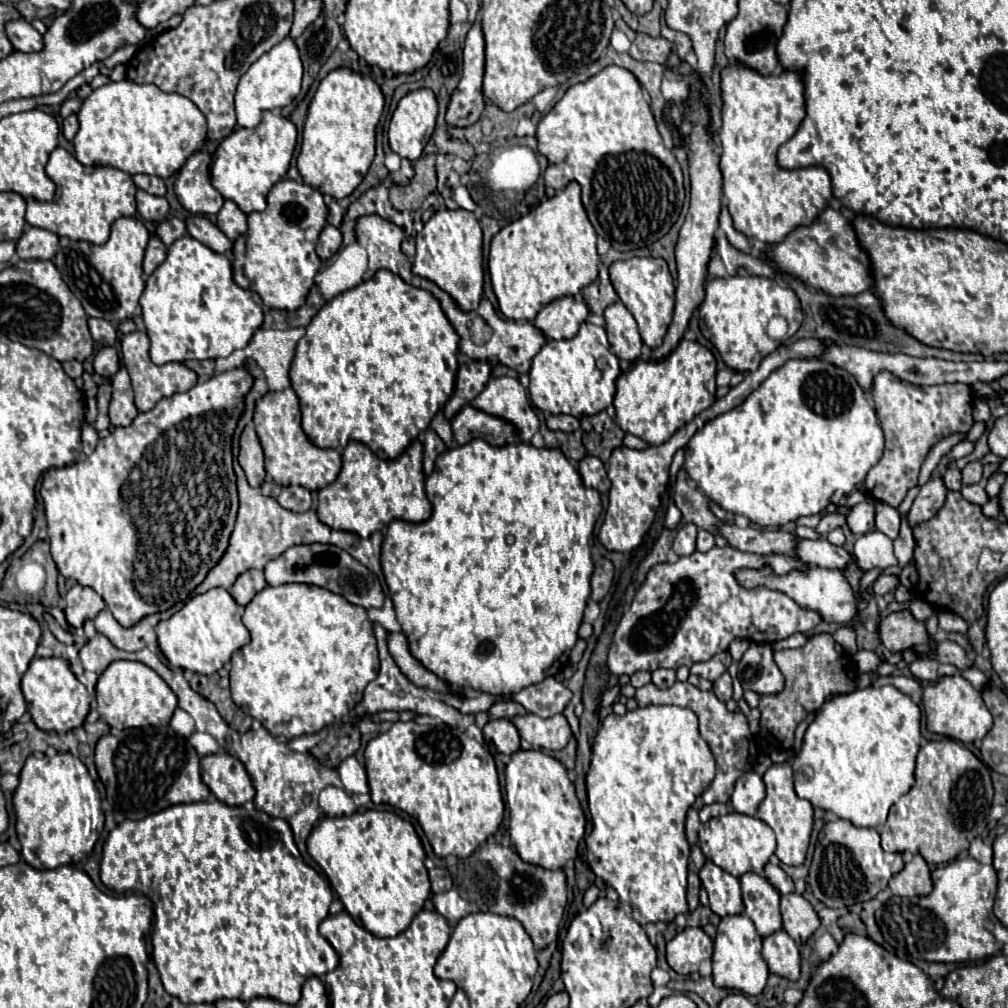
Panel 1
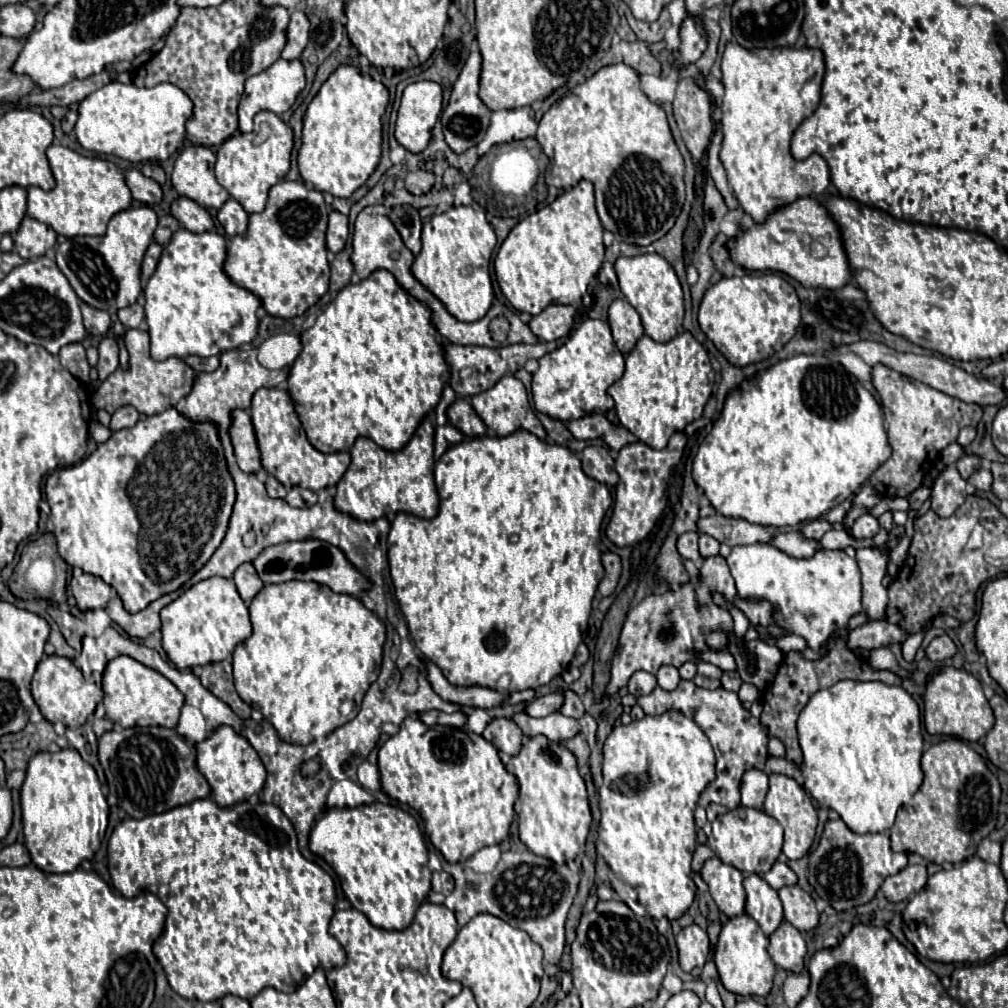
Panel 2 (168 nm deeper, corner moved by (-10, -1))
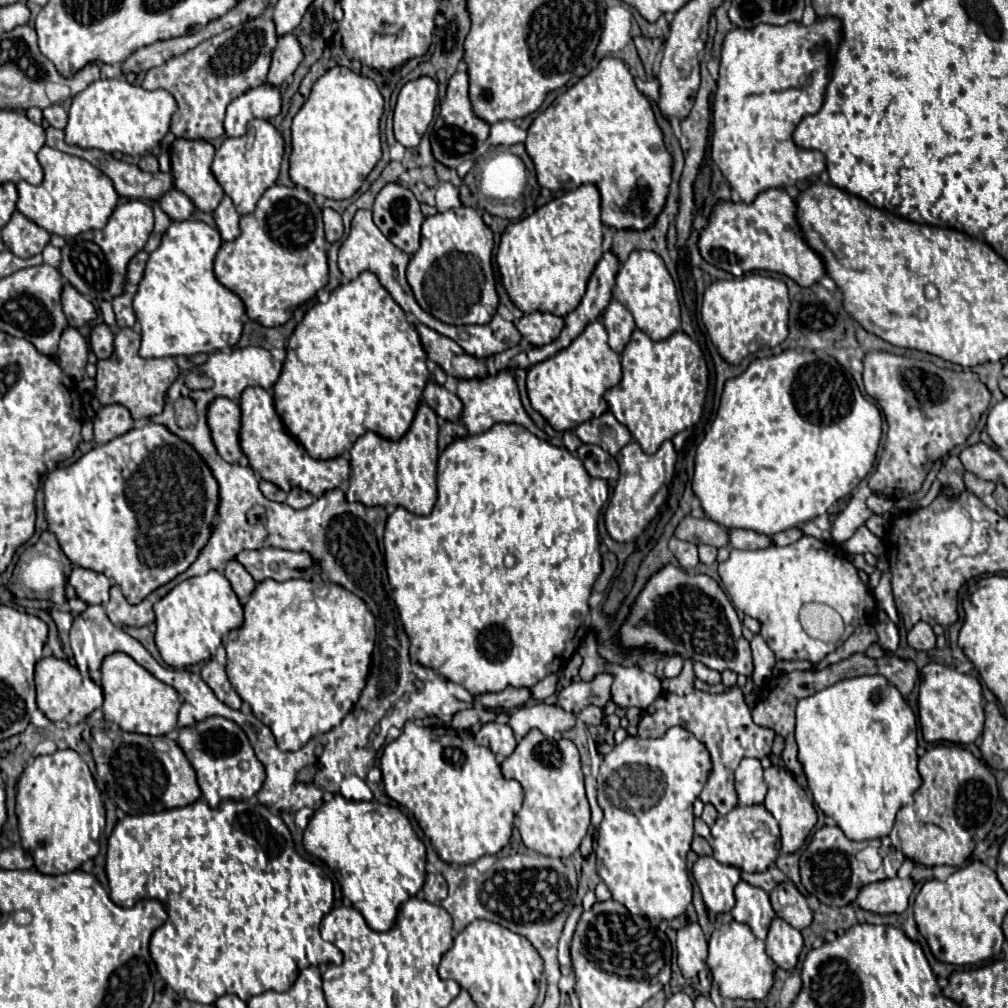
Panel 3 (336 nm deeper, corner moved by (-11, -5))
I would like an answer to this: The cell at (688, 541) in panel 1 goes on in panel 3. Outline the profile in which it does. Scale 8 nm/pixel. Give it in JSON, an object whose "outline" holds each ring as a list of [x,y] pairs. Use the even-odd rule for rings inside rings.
{"outline":[[[672,537],[668,547],[674,553],[674,557],[678,559],[682,569],[694,569],[698,565],[698,547],[696,547],[696,543],[688,543],[688,541],[680,541],[680,539]]]}

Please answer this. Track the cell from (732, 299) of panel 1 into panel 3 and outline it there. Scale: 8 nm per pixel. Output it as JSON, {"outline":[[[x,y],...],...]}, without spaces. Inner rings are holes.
{"outline":[[[746,275],[742,279],[714,281],[704,291],[702,321],[718,353],[730,365],[738,365],[746,355],[762,347],[776,347],[786,339],[788,309],[790,299],[784,281],[762,275]]]}

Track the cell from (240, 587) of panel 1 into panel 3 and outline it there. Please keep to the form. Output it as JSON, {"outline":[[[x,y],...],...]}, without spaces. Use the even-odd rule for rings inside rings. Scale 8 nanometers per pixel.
{"outline":[[[228,561],[224,575],[230,581],[230,585],[232,585],[234,593],[238,595],[240,603],[246,603],[248,597],[250,597],[250,593],[256,587],[256,581],[252,579],[252,575],[238,561]]]}

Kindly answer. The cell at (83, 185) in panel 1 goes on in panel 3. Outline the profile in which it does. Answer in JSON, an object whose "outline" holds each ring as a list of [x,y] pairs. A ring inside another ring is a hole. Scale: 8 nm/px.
{"outline":[[[46,145],[38,151],[38,161],[44,169],[44,181],[40,185],[16,185],[18,211],[32,219],[36,225],[44,227],[48,233],[60,235],[64,239],[76,237],[90,229],[102,229],[118,201],[118,193],[112,181],[86,159],[62,153]]]}

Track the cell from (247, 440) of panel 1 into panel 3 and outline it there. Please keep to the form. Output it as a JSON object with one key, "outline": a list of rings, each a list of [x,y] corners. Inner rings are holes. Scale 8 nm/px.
{"outline":[[[216,397],[208,405],[208,427],[218,455],[228,463],[236,463],[242,457],[238,403],[226,397]]]}

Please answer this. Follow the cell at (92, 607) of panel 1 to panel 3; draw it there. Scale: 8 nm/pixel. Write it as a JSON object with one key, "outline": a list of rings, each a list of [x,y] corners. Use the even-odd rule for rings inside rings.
{"outline":[[[76,567],[70,573],[70,585],[76,589],[76,595],[90,603],[90,605],[104,605],[108,601],[108,591],[112,587],[112,581],[96,571]]]}

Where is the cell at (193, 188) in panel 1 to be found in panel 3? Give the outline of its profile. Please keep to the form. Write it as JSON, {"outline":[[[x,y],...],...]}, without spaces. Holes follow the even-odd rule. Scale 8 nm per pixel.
{"outline":[[[176,139],[170,147],[170,163],[172,163],[172,177],[174,177],[174,187],[190,197],[190,201],[196,205],[200,211],[214,211],[224,197],[222,187],[214,179],[210,165],[214,159],[214,147],[208,141],[202,139]]]}

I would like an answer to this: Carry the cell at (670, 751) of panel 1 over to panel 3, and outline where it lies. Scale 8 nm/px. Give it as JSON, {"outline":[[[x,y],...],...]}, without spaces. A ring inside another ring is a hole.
{"outline":[[[672,727],[660,739],[626,737],[616,745],[600,765],[598,805],[604,817],[598,827],[598,875],[608,885],[612,899],[622,903],[630,913],[644,915],[650,921],[670,921],[682,915],[692,901],[692,883],[686,873],[686,853],[694,837],[692,803],[700,795],[712,761],[708,749],[686,729]]]}

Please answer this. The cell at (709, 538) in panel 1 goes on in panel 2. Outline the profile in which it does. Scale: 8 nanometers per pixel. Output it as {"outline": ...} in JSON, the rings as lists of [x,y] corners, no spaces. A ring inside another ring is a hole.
{"outline":[[[701,533],[701,537],[699,537],[699,553],[701,553],[701,557],[717,555],[719,553],[719,541],[713,539],[711,535]]]}

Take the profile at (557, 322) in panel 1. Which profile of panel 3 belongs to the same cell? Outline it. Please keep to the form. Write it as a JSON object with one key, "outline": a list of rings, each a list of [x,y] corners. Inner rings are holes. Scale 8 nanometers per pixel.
{"outline":[[[536,311],[530,315],[522,315],[522,319],[518,319],[514,325],[520,331],[520,335],[532,345],[548,345],[564,329],[564,319],[552,313]]]}

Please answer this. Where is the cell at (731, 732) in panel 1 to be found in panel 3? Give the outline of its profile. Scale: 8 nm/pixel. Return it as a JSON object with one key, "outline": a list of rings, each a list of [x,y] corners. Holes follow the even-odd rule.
{"outline":[[[732,687],[730,693],[720,693],[720,695],[710,695],[704,691],[694,689],[690,695],[674,695],[674,693],[662,693],[644,713],[638,723],[638,735],[640,737],[660,737],[668,727],[684,727],[700,743],[706,745],[710,759],[712,759],[712,771],[710,777],[700,793],[700,799],[703,803],[711,803],[716,807],[720,815],[726,815],[738,805],[738,795],[732,791],[734,785],[734,771],[738,763],[744,757],[756,757],[762,759],[770,755],[770,747],[774,741],[774,731],[760,727],[752,721],[750,709],[744,703],[742,689]]]}

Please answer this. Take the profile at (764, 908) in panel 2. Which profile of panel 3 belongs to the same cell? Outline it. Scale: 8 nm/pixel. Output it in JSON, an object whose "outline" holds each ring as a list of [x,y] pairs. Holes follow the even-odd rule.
{"outline":[[[740,881],[734,887],[734,897],[736,897],[736,905],[730,911],[734,921],[748,925],[758,939],[766,939],[768,927],[776,917],[768,893],[746,881]]]}

